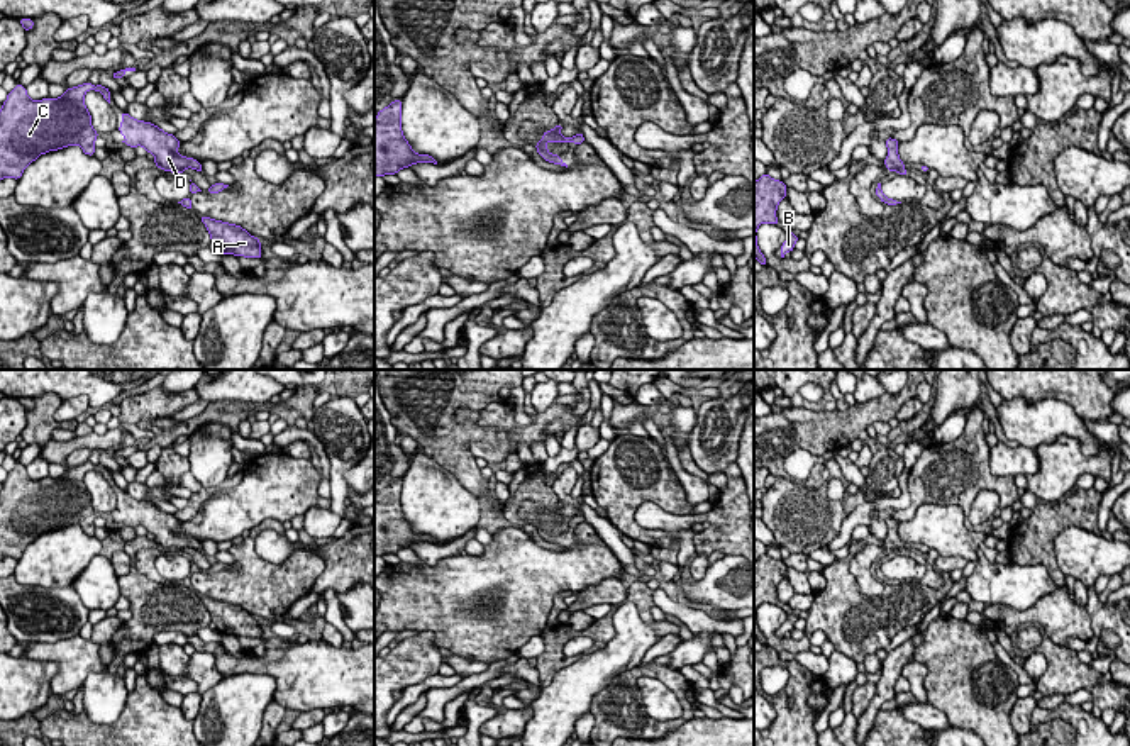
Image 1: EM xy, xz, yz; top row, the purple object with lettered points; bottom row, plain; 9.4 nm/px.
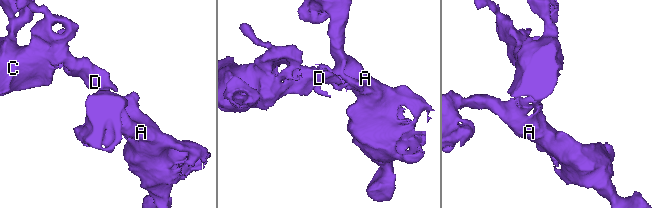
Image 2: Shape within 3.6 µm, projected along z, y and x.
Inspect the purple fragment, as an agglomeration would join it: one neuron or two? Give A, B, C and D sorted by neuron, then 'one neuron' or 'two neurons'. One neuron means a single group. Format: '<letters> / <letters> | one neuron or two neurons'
A B / C D | two neurons

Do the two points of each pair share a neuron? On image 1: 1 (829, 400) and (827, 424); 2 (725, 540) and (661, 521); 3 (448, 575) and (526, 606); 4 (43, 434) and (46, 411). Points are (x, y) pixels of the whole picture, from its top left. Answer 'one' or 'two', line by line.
1: two
2: one
3: one
4: one

